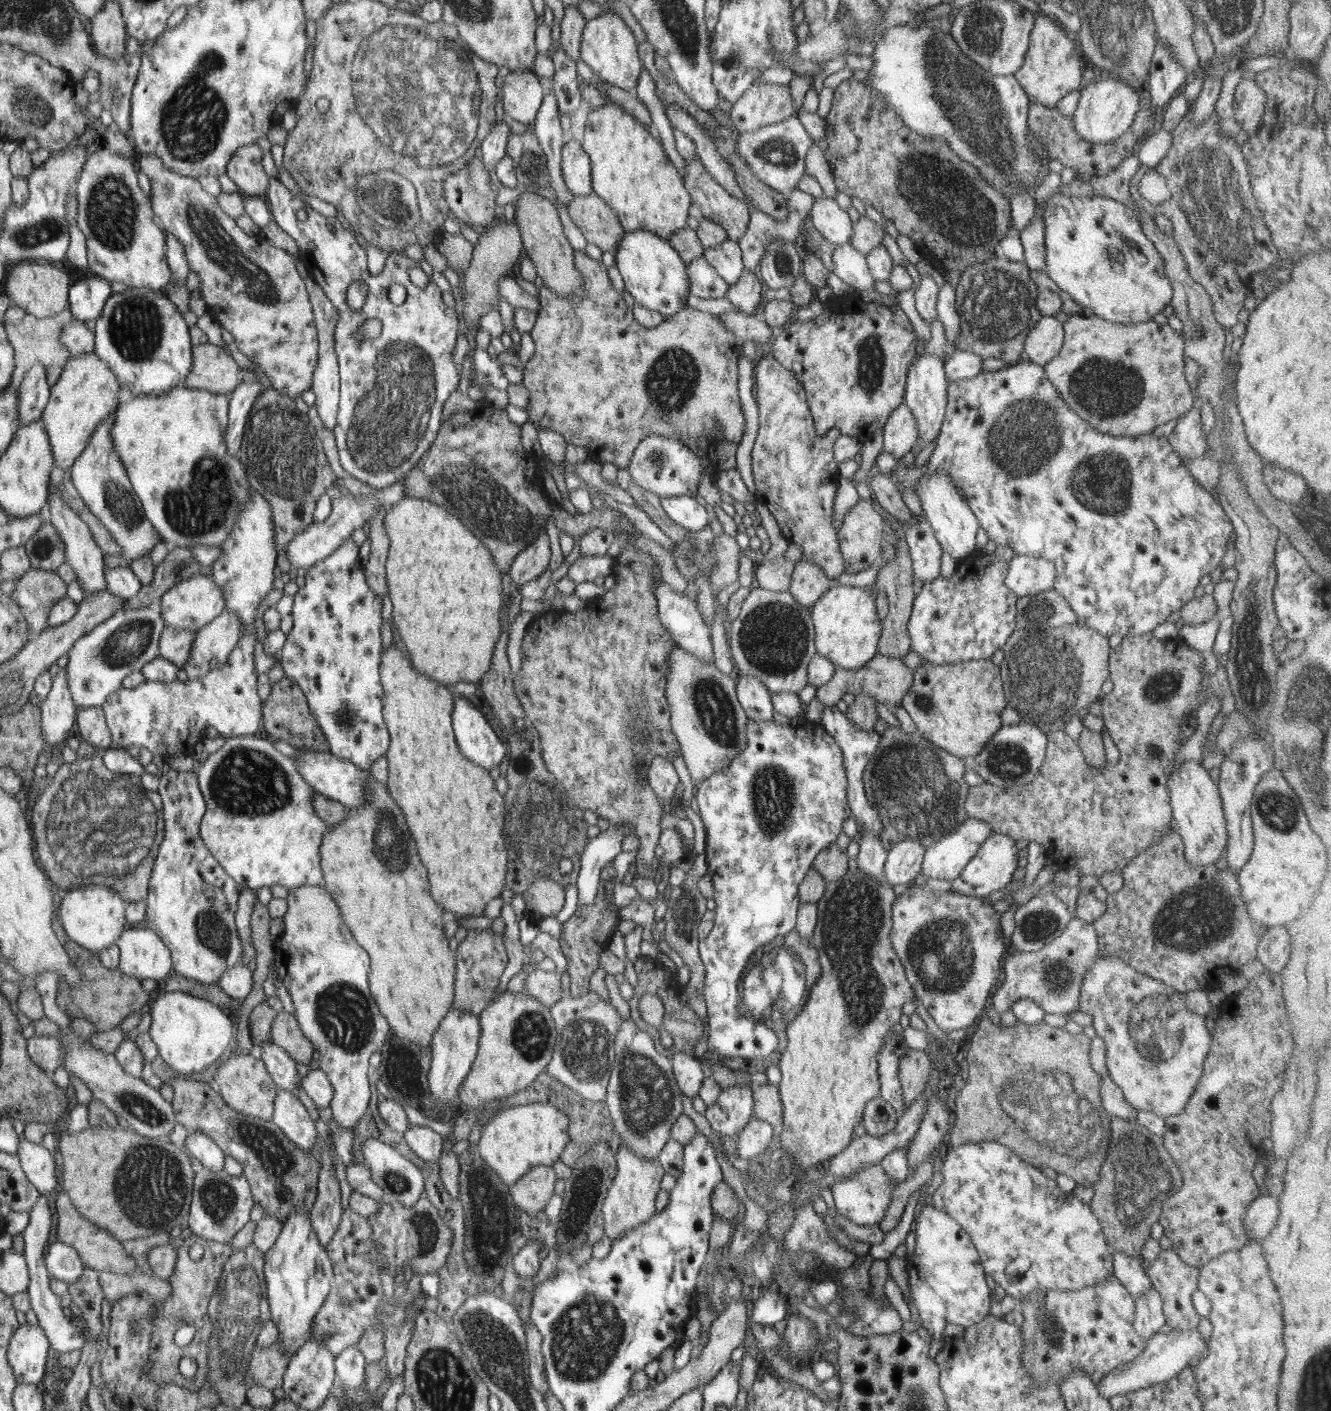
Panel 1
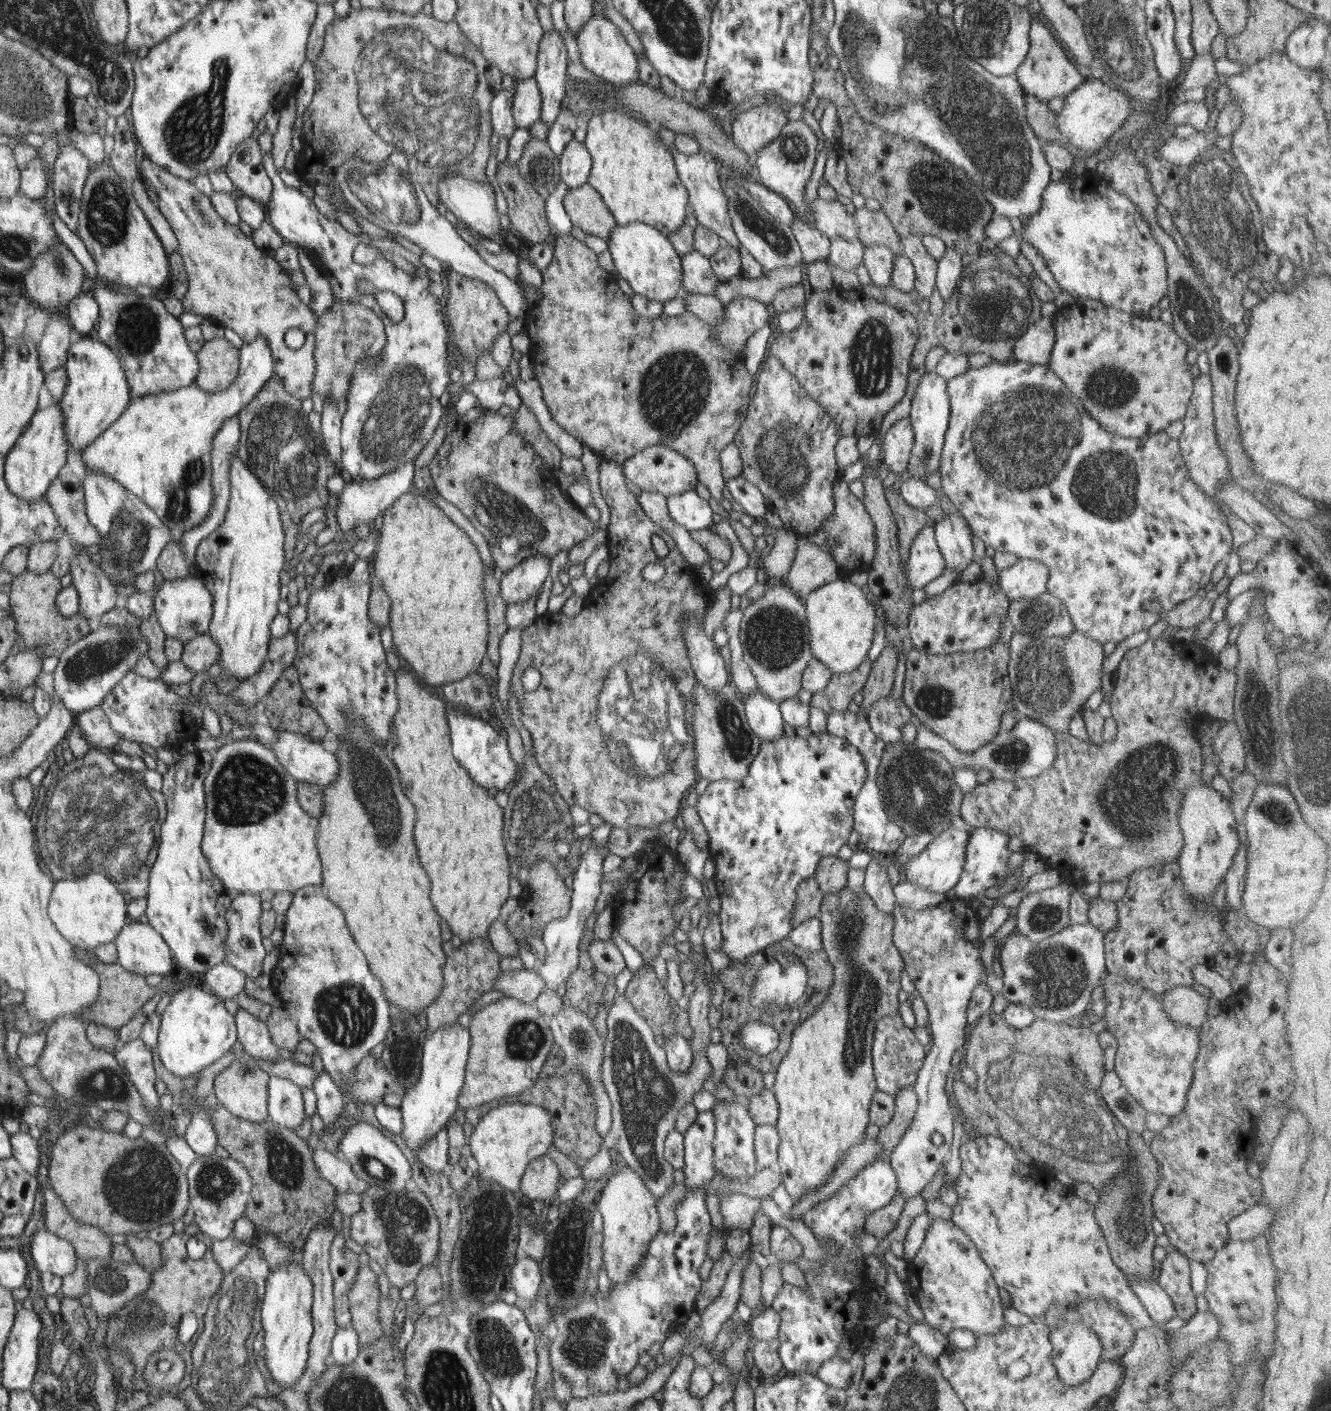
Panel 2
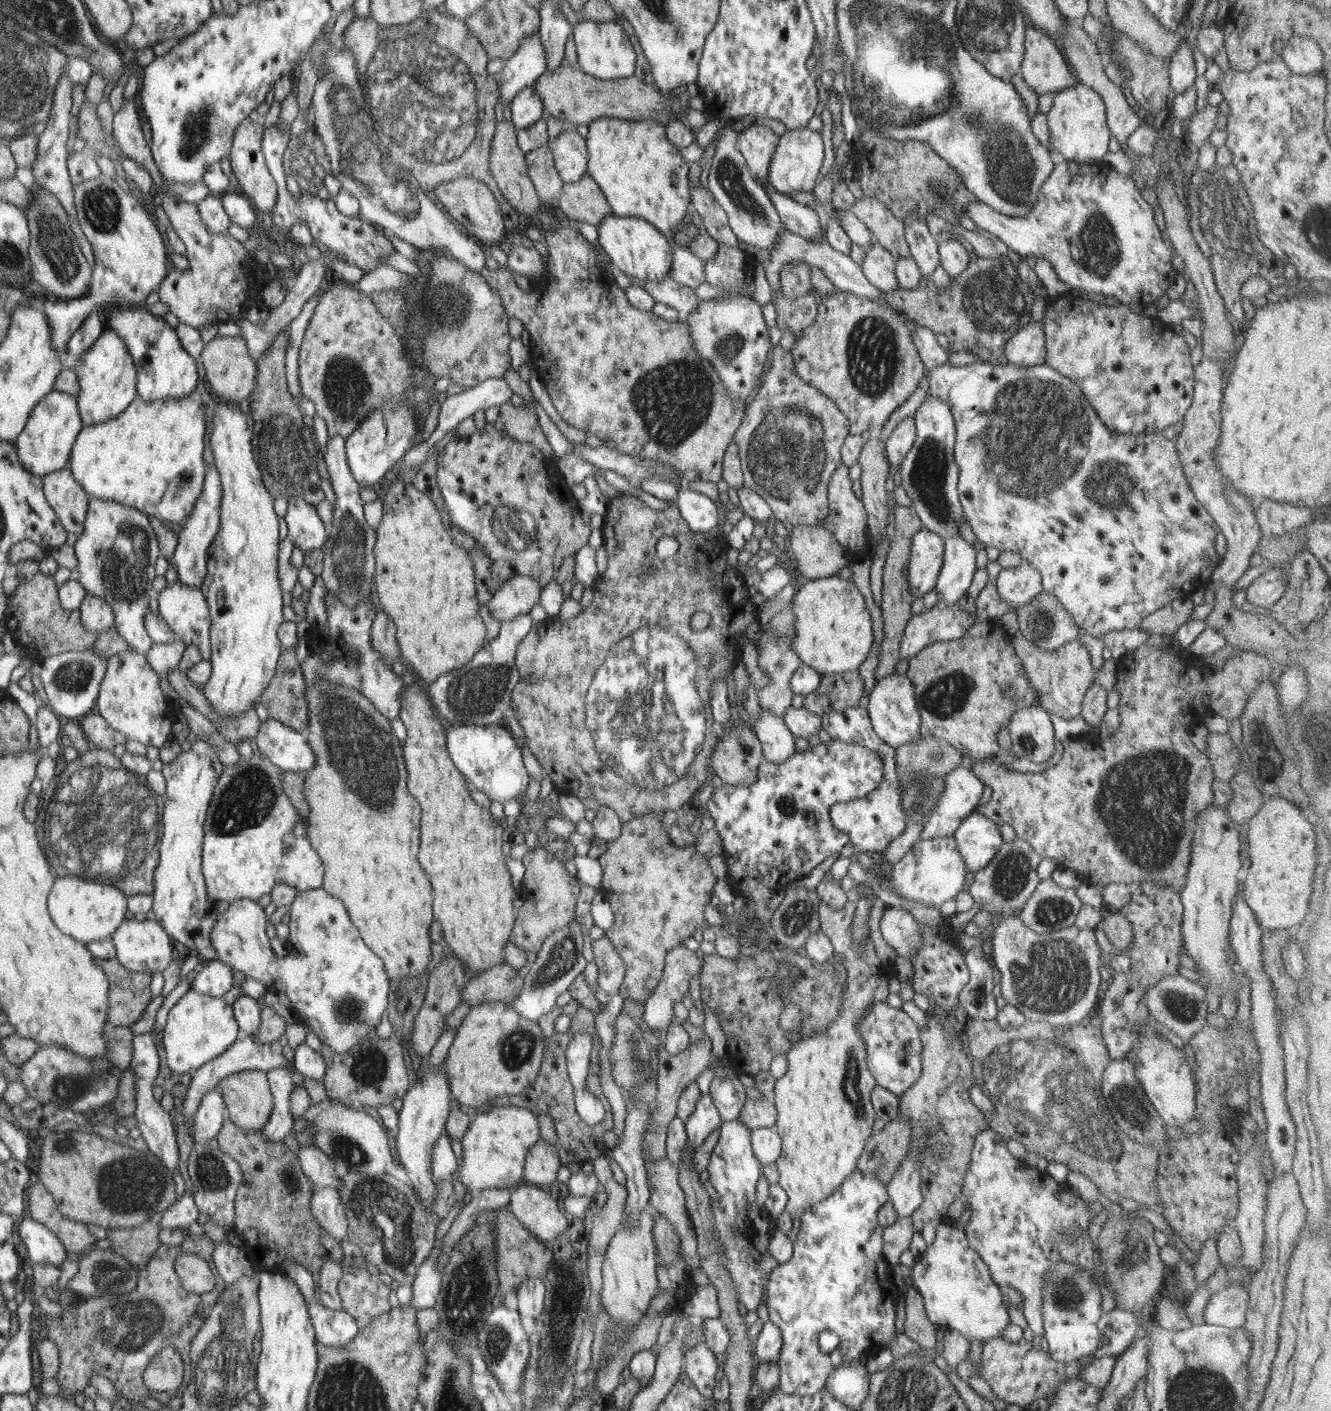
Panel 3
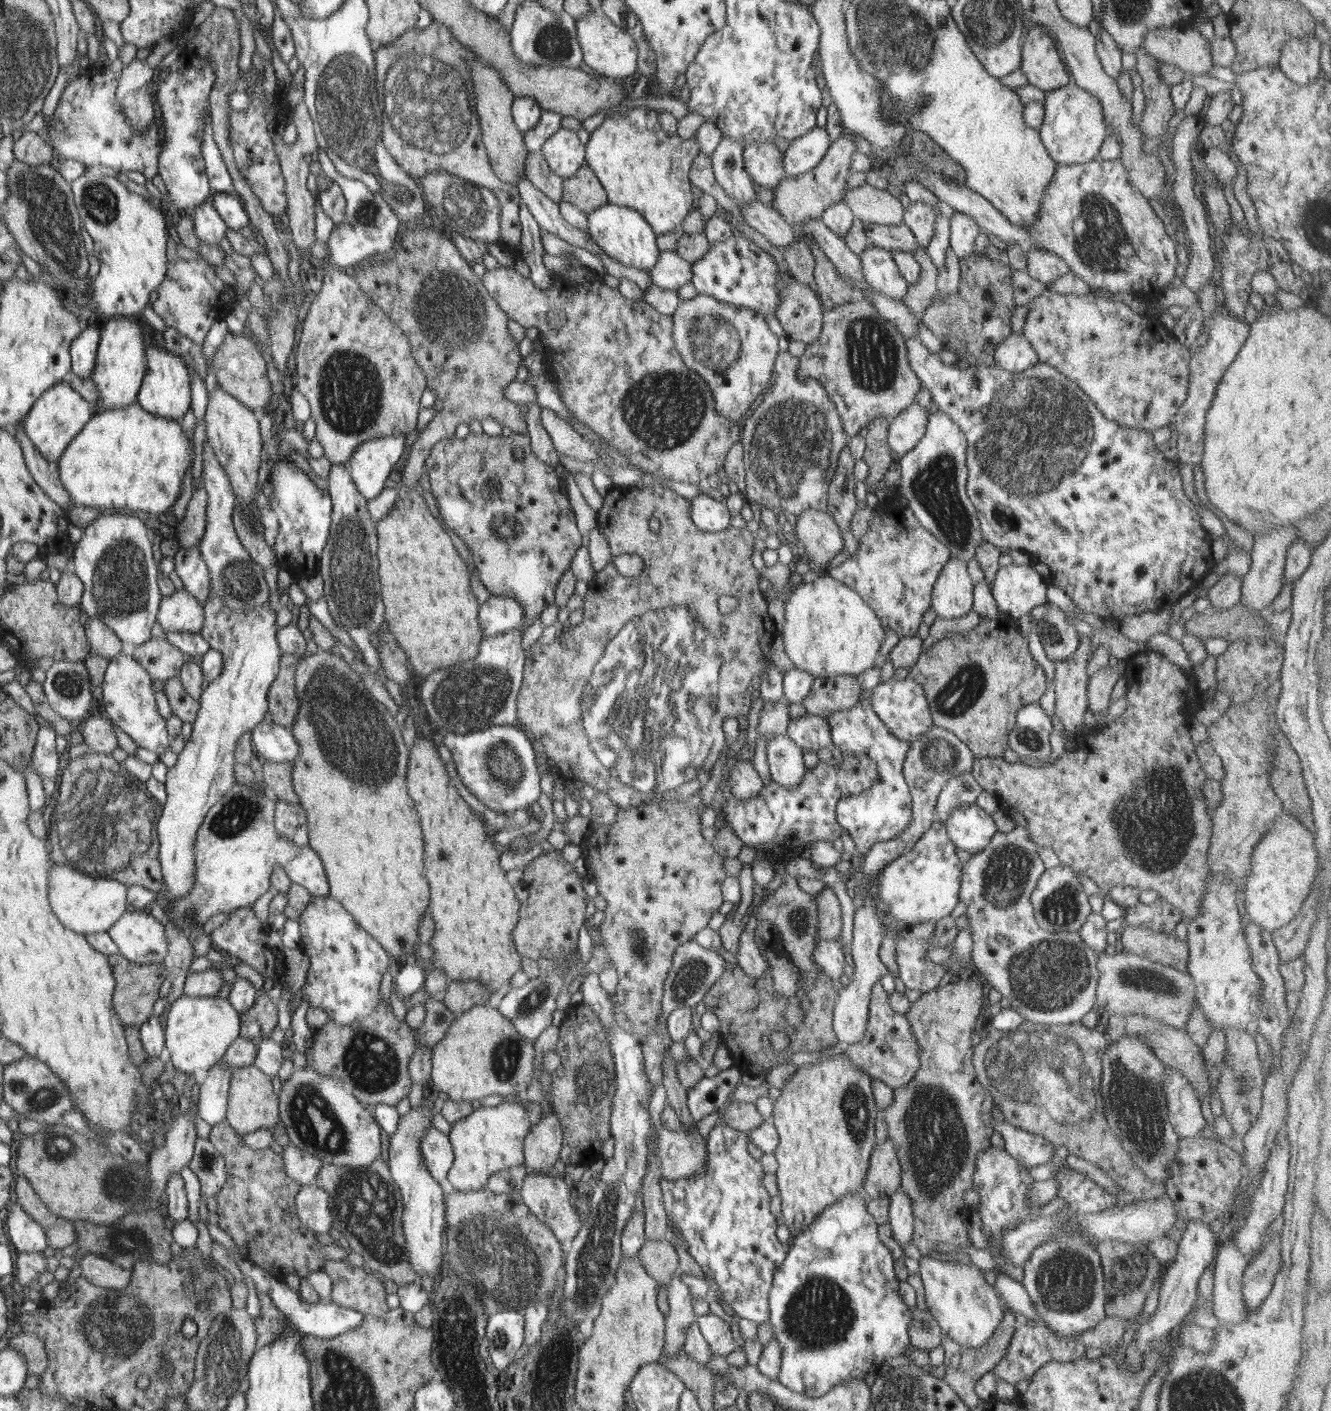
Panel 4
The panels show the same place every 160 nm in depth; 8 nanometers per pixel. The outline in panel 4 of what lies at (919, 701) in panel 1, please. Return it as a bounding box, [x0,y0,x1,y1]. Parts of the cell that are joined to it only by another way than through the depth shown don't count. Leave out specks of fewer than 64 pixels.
[908,617,1046,759]

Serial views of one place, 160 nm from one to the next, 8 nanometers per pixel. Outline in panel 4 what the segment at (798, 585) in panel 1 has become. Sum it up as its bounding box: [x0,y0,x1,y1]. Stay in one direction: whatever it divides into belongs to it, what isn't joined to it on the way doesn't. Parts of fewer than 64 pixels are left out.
[795,510,844,570]

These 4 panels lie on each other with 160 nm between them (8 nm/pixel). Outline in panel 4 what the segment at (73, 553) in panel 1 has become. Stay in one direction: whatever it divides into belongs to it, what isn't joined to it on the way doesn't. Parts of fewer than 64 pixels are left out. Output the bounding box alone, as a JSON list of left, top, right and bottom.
[87,616,127,658]

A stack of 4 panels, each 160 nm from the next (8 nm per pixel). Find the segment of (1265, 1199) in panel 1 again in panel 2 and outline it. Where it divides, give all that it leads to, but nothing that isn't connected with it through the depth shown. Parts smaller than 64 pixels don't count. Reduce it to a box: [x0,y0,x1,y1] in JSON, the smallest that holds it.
[1227,1205,1275,1240]

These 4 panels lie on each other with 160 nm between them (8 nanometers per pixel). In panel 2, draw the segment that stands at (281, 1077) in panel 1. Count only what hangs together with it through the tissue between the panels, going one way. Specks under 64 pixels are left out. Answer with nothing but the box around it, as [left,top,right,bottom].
[236,1009,280,1062]

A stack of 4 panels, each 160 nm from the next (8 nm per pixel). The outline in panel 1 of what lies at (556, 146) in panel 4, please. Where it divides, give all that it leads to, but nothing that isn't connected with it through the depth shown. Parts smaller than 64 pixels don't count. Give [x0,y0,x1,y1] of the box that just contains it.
[561,140,593,197]

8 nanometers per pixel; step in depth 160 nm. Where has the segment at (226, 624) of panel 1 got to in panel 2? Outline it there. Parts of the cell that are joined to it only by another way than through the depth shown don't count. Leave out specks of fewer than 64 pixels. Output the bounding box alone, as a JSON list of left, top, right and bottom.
[182,635,219,674]

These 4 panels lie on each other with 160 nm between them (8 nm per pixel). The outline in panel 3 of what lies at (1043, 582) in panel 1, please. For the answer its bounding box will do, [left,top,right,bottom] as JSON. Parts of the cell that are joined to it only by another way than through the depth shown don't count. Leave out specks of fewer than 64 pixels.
[996,565,1044,609]

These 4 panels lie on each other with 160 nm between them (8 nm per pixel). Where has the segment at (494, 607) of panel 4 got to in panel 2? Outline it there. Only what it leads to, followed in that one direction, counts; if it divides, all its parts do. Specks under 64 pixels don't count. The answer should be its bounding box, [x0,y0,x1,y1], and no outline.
[498,554,553,606]

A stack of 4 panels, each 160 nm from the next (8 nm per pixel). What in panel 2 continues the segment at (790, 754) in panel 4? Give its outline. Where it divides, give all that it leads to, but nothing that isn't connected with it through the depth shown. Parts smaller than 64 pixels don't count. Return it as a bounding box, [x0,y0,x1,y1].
[742,690,783,741]

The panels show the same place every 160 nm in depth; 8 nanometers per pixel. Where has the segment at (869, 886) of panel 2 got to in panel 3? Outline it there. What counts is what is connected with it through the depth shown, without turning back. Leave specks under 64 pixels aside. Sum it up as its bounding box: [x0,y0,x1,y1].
[880,906,922,960]

